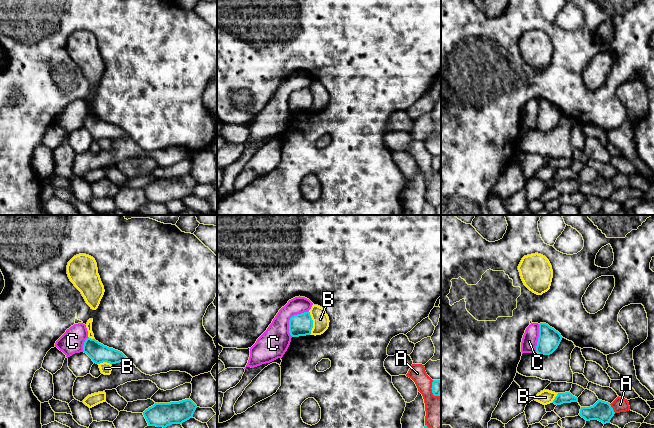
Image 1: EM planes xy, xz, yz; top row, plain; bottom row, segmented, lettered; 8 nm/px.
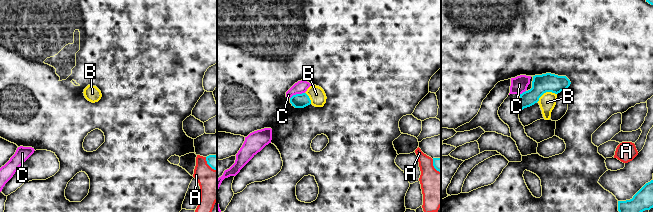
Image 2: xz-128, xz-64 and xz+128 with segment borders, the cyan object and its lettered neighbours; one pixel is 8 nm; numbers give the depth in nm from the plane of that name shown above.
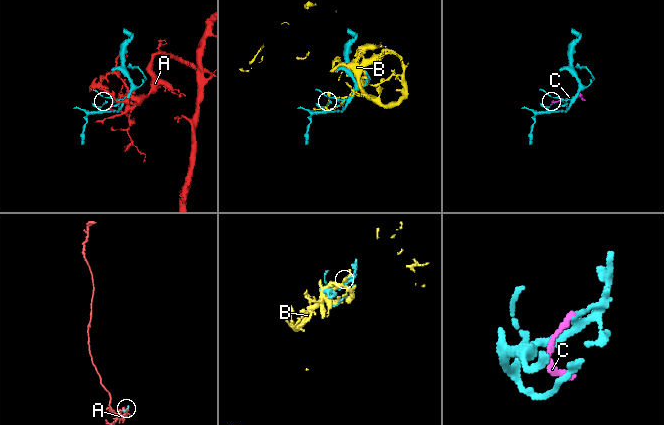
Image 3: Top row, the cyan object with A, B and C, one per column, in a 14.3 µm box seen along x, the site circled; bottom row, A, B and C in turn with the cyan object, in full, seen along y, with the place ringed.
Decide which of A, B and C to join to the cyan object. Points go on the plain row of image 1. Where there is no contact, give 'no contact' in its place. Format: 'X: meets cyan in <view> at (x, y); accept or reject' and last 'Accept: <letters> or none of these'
A: meets cyan in yz at (612, 184); reject
B: meets cyan in xz at (312, 98); reject
C: meets cyan in xz at (290, 94); reject
Accept: none of these

